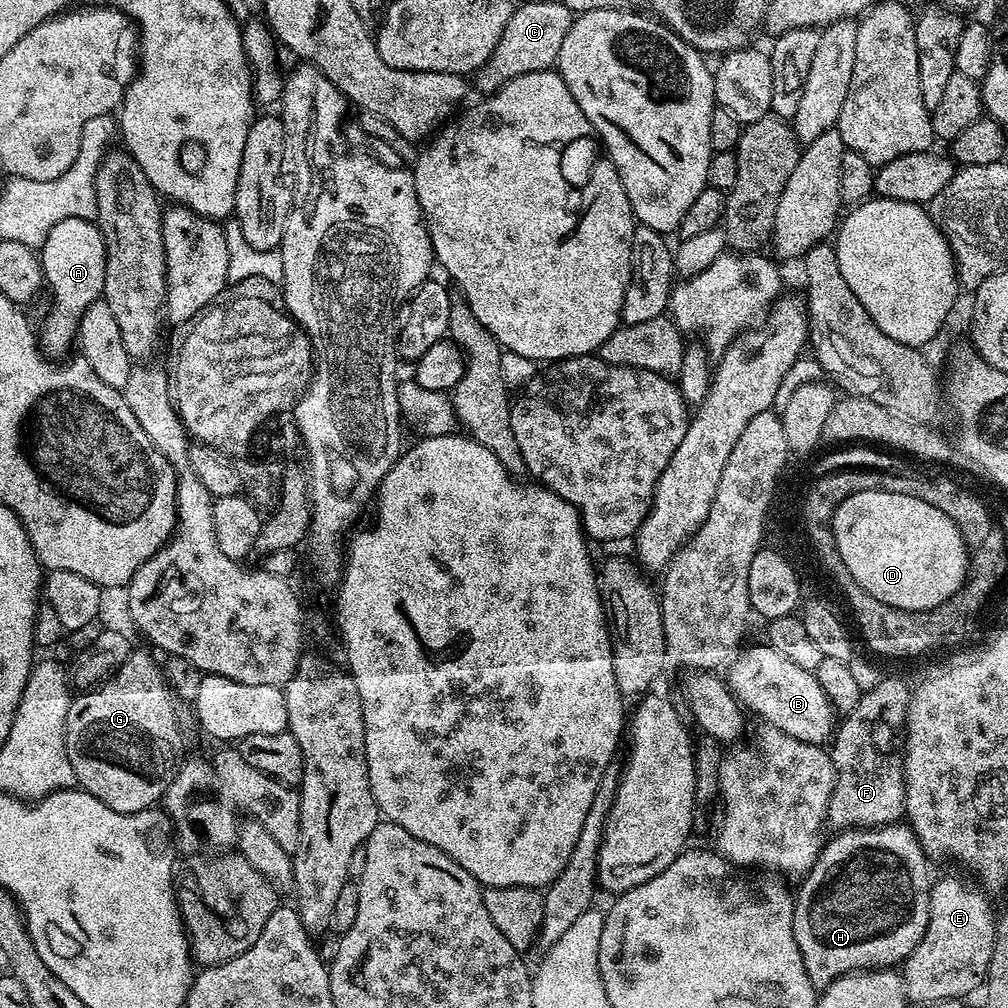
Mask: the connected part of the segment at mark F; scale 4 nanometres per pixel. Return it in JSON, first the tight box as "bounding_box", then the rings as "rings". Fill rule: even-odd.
{"bounding_box":[828,679,905,829],"rings":[[[877,679],[873,688],[863,693],[854,706],[839,723],[835,733],[836,745],[830,748],[836,766],[836,785],[830,794],[828,807],[829,825],[833,829],[881,828],[883,824],[895,824],[905,815],[904,811],[904,753],[902,738],[898,734],[899,721],[903,720],[905,691],[901,684],[888,681],[886,684]]]}

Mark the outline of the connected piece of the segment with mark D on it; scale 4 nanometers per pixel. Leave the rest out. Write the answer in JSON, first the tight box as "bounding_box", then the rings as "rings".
{"bounding_box":[832,490,970,611],"rings":[[[882,490],[850,494],[850,498],[843,500],[832,516],[832,532],[838,554],[858,585],[891,608],[929,611],[951,599],[968,576],[970,548],[958,526],[942,510],[919,498]]]}

